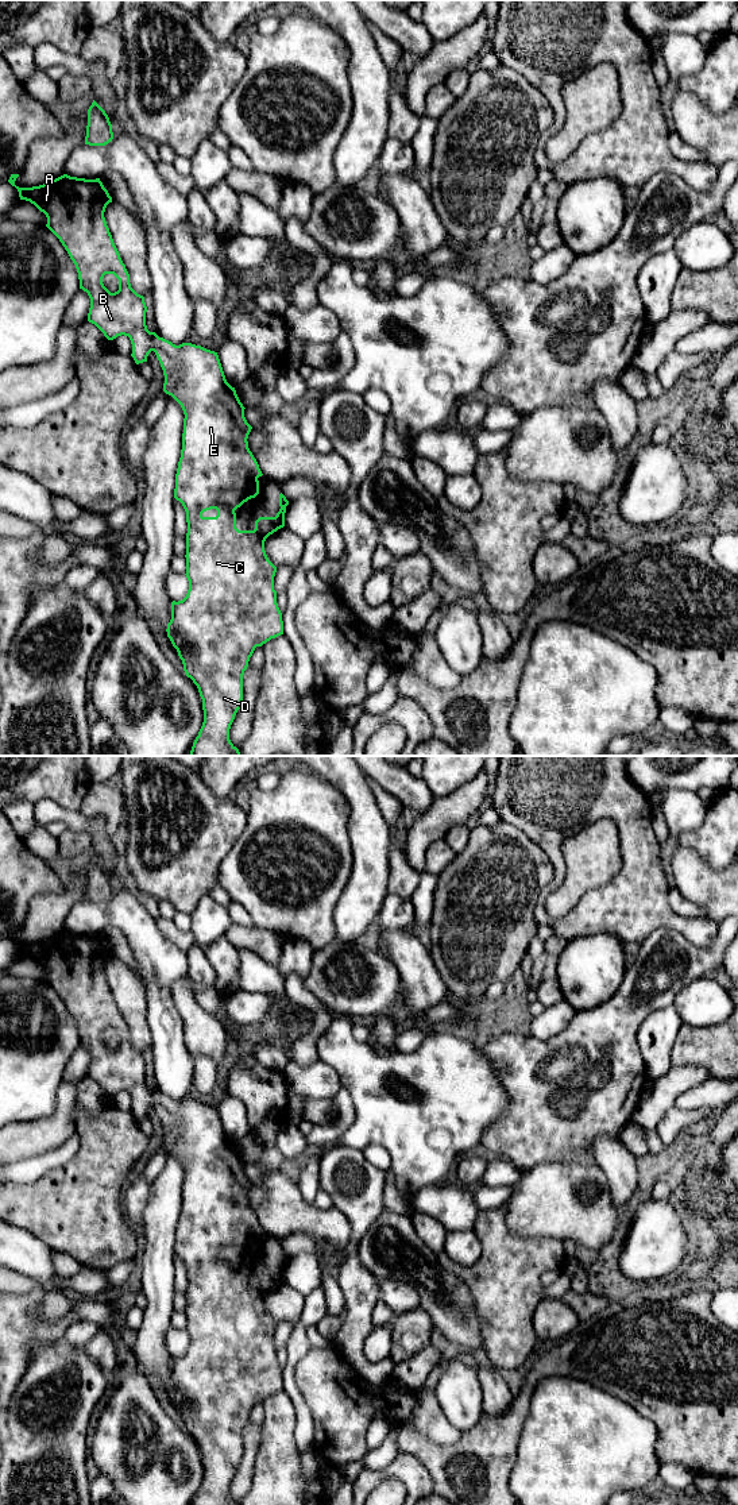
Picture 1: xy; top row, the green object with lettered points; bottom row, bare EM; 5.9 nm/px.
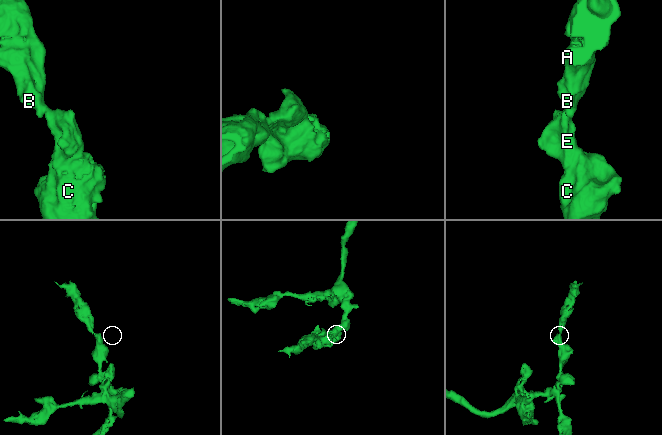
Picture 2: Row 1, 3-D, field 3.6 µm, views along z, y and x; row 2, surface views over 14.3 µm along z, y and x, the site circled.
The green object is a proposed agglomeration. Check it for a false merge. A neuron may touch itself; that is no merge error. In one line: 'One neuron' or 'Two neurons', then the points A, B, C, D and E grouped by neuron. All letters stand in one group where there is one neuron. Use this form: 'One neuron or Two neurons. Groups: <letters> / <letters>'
One neuron. Groups: A B C D E

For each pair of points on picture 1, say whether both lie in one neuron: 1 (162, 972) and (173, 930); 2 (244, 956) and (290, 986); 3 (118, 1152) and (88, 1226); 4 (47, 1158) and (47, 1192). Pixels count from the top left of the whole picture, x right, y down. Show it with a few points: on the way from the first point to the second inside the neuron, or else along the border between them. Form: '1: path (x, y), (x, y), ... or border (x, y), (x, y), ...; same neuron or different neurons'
1: border (155, 921), (159, 930), (185, 953); different neurons
2: border (284, 979), (286, 995), (302, 1007); different neurons
3: path (99, 1170), (88, 1189), (88, 1207); same neuron
4: border (74, 1154), (35, 1180), (18, 1183); different neurons

